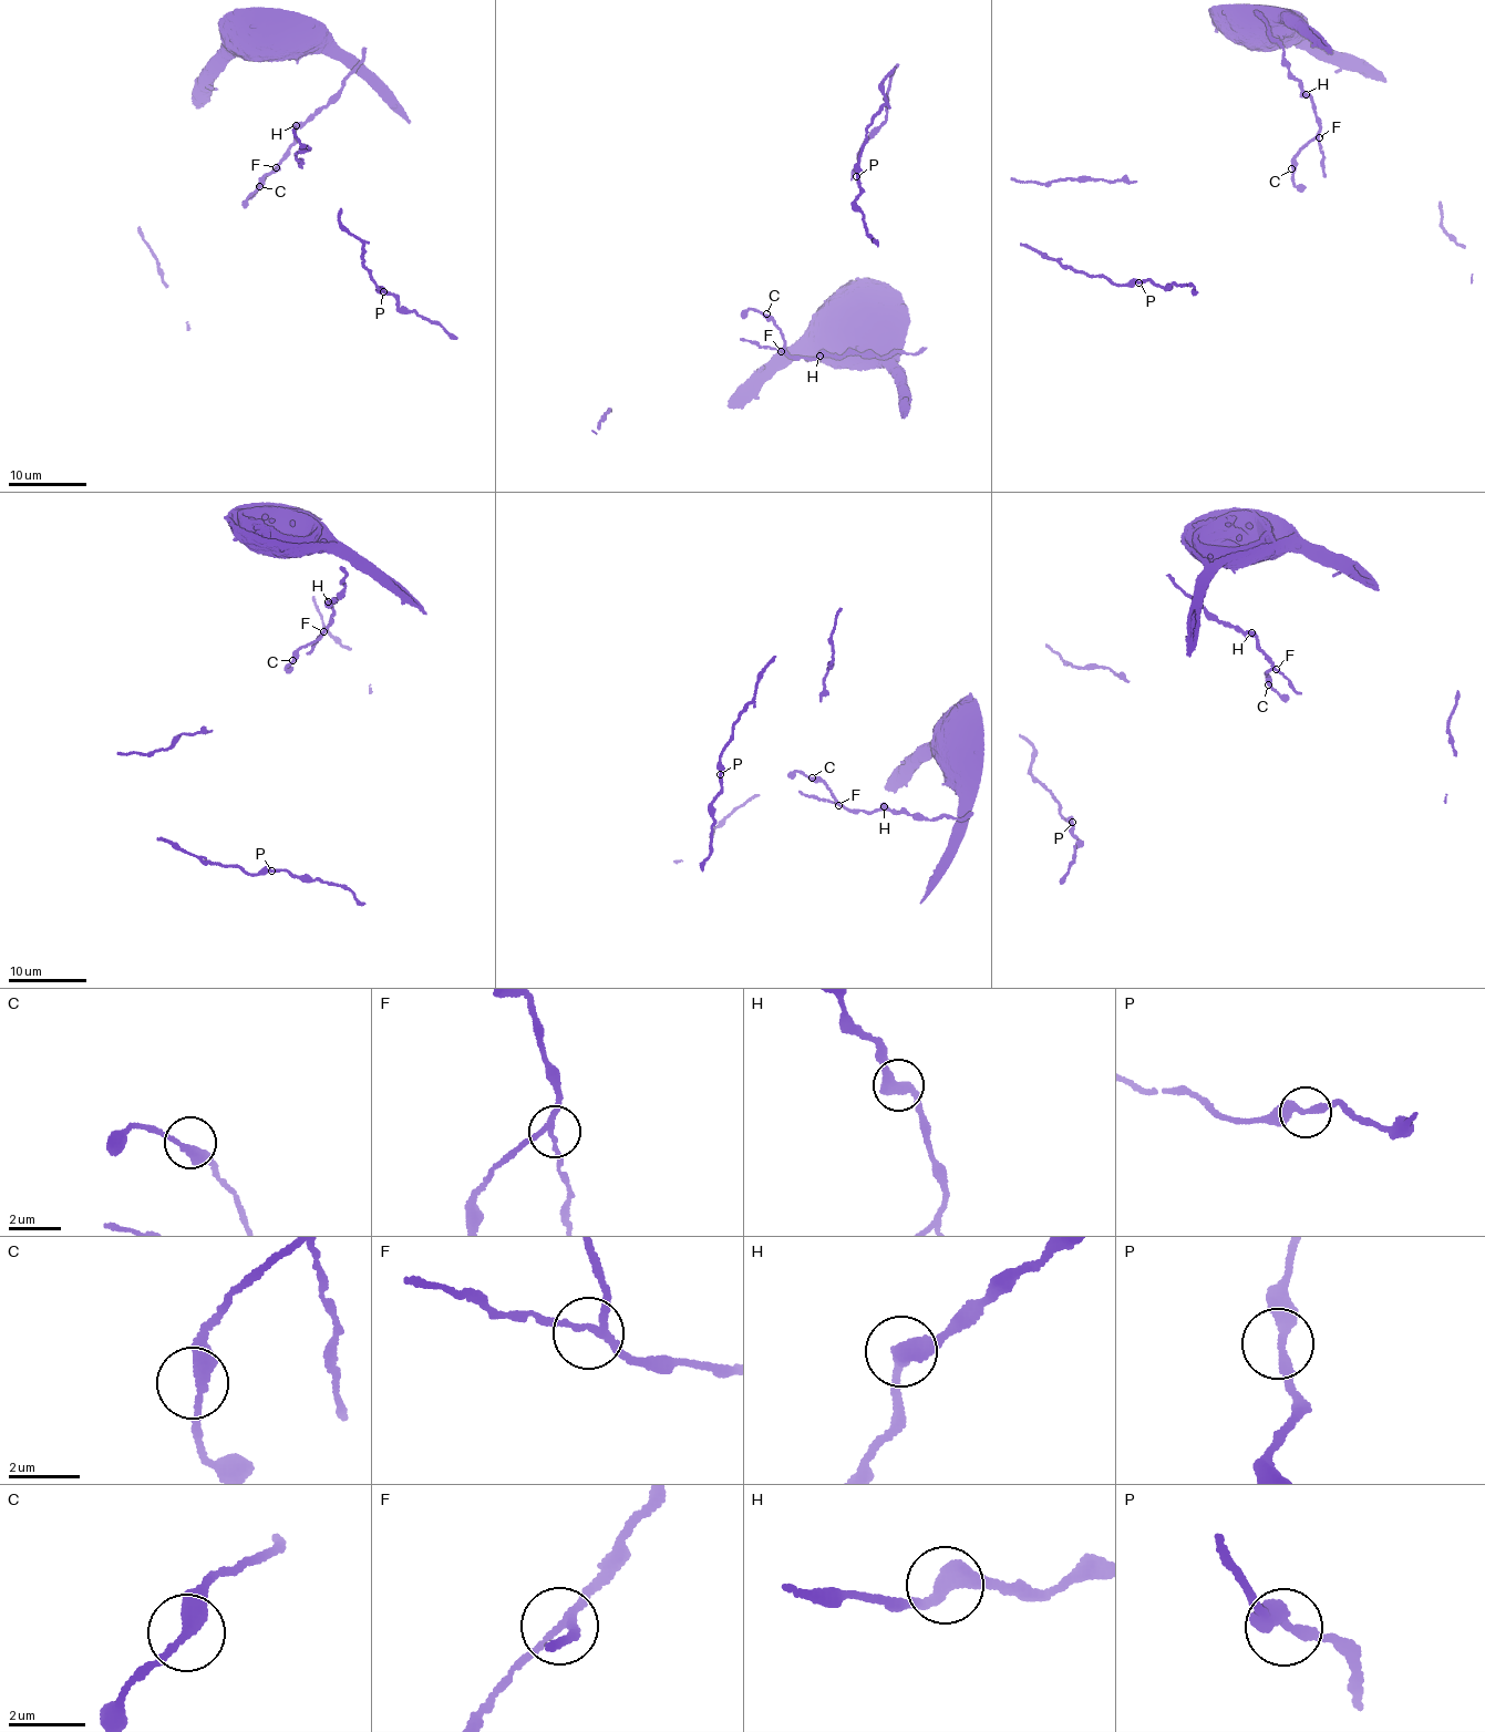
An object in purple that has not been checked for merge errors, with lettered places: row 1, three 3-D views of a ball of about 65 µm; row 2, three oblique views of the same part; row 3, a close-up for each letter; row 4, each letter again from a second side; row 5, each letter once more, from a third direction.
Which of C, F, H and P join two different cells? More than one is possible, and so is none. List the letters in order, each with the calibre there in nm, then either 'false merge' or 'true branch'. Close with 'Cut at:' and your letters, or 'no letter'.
C: 360 nm thick; true branch
F: 190 nm thick; true branch
H: 440 nm thick; true branch
P: 300 nm thick; true branch
Cut at: no letter

